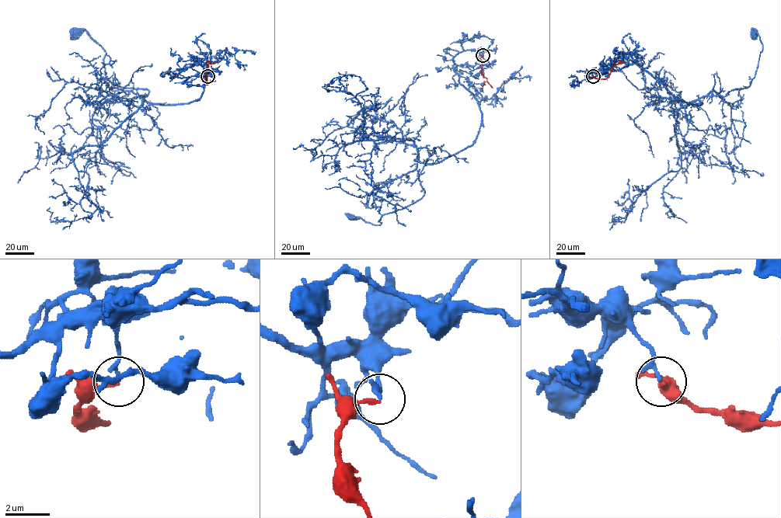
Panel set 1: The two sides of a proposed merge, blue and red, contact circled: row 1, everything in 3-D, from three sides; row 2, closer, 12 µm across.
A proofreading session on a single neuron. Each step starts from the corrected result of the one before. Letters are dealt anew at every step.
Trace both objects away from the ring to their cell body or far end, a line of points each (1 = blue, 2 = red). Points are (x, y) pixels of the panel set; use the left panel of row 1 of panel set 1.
1: (207, 76), (180, 70), (203, 67), (201, 95), (148, 103), (148, 90), (113, 84), (106, 52), (75, 33)
2: (207, 76), (204, 78), (207, 78), (208, 64), (211, 64), (206, 62)

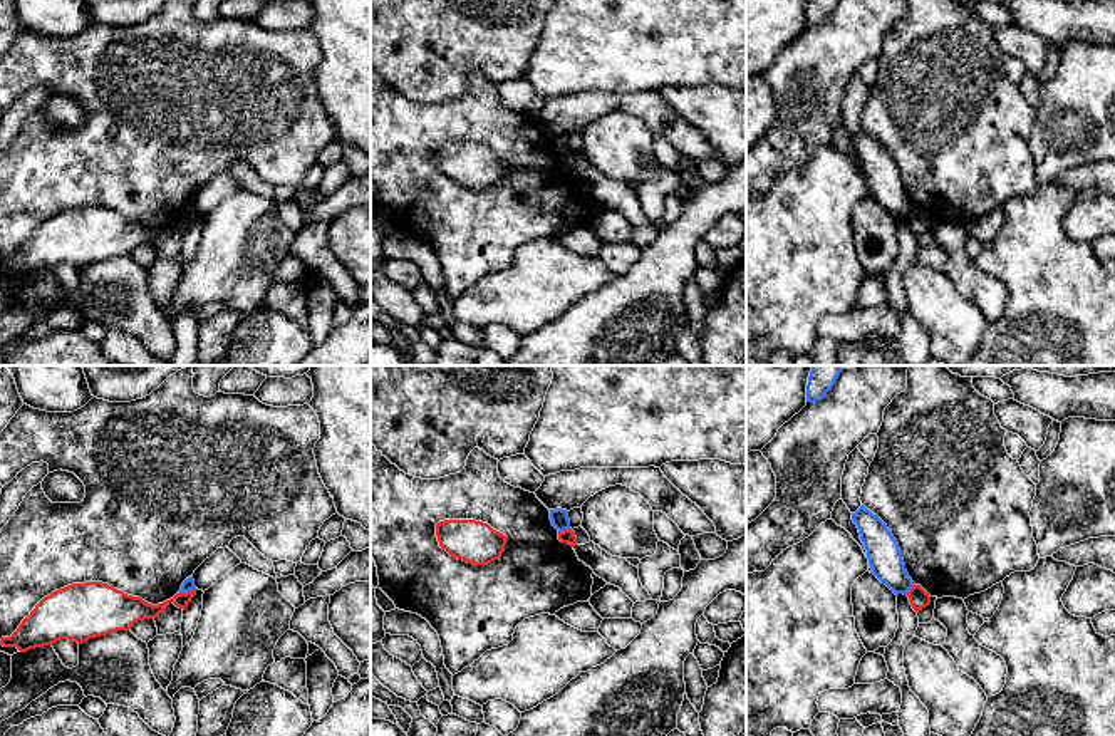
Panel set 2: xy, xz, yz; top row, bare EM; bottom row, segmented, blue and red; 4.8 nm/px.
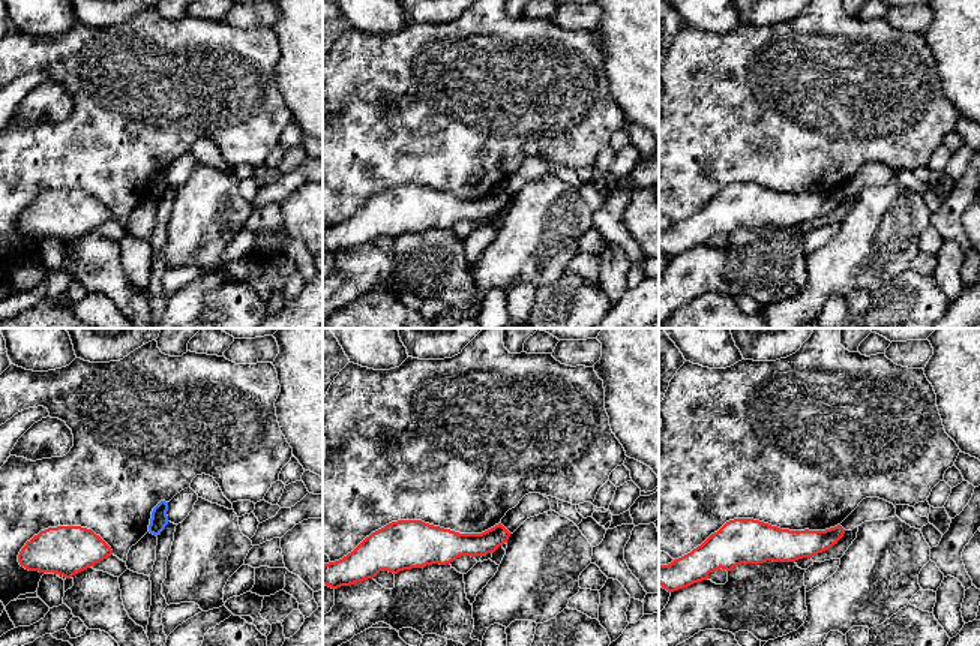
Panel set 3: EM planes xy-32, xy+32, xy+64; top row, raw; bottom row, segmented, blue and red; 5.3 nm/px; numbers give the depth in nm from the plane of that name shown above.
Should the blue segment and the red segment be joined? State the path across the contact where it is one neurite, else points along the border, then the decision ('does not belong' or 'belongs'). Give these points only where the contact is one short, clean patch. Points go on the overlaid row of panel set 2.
border xy (195, 587), (180, 594); does not belong

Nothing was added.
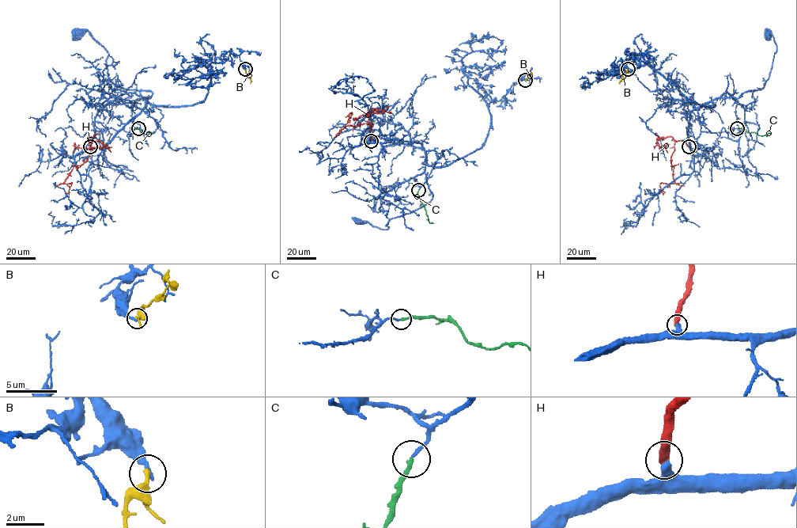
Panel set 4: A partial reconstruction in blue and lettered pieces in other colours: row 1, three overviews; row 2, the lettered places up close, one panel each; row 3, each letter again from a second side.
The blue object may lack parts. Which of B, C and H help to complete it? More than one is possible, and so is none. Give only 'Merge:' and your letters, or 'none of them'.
Merge: C, H

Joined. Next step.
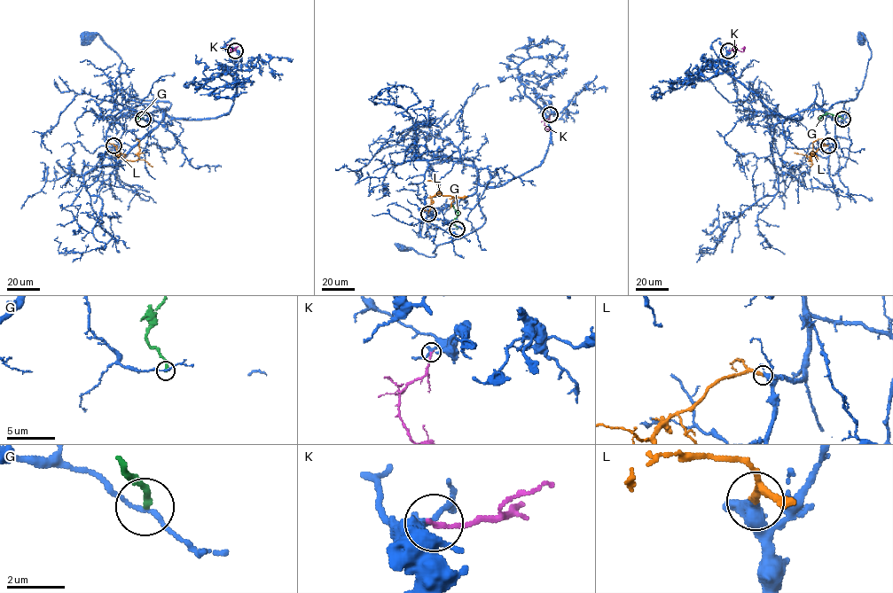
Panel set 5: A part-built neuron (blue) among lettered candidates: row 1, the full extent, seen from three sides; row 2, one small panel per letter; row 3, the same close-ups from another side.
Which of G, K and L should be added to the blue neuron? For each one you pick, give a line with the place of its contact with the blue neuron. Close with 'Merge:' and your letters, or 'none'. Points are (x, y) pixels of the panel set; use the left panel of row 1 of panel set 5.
L: contact (113, 145)
Merge: L

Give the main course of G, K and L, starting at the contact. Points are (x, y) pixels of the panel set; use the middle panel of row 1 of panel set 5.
G: (457, 229), (454, 223), (458, 212), (450, 206)
K: (550, 114), (544, 125), (547, 129), (552, 130)
L: (428, 214), (431, 198), (438, 195), (454, 197), (450, 208)

